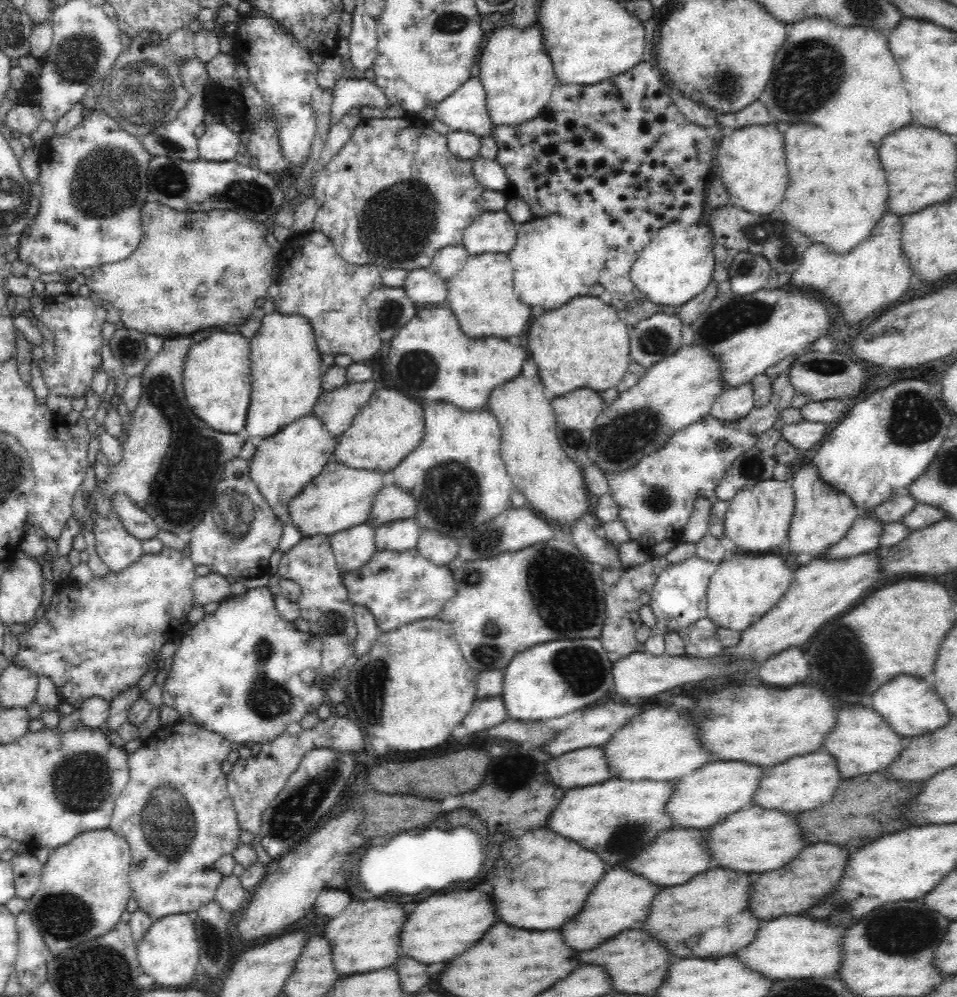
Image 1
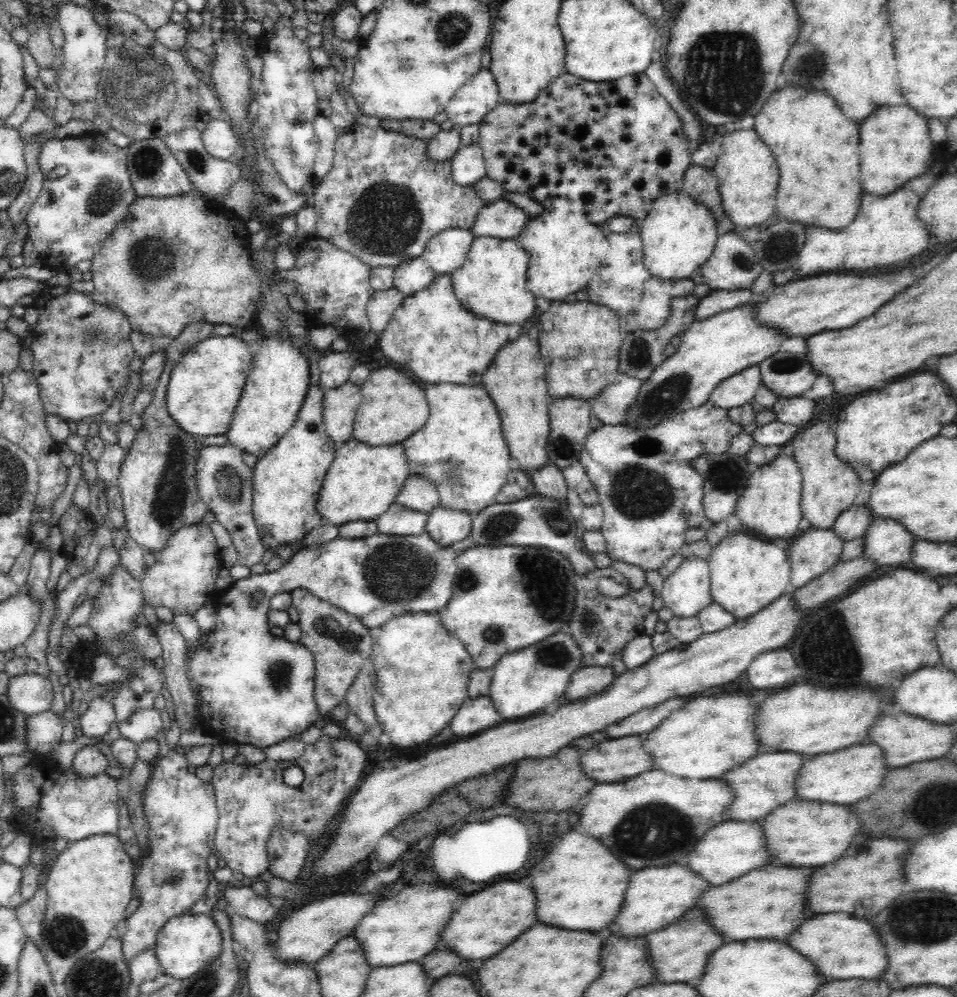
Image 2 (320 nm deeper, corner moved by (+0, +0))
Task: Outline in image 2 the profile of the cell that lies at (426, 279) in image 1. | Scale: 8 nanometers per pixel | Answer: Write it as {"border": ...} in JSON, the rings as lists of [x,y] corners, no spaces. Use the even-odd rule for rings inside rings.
{"border":[[[421,256],[400,262],[394,267],[393,275],[393,287],[405,296],[410,296],[418,290],[428,289],[432,280],[435,280],[435,272],[422,260]]]}

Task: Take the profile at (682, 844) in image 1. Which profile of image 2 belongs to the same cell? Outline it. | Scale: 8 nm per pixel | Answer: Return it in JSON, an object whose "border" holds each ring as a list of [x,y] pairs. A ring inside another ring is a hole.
{"border":[[[724,820],[704,833],[702,840],[688,854],[686,865],[713,887],[732,882],[750,870],[766,866],[772,860],[774,858],[771,858],[767,848],[761,821]]]}

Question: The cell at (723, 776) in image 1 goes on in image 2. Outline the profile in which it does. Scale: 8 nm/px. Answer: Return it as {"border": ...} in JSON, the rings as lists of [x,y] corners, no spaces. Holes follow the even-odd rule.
{"border":[[[764,750],[753,756],[746,764],[732,768],[722,777],[734,793],[733,801],[725,810],[726,820],[760,821],[775,808],[798,798],[795,782],[805,760],[806,756],[789,750]]]}

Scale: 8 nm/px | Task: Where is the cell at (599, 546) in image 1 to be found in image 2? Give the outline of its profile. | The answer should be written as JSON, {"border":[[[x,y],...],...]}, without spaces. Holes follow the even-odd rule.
{"border":[[[553,463],[544,464],[529,473],[533,492],[558,501],[567,499],[567,483]]]}

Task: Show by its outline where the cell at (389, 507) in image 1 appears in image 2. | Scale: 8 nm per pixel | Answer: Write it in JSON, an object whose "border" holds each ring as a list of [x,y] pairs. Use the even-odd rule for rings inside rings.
{"border":[[[411,474],[396,496],[395,504],[429,514],[439,508],[440,500],[440,493],[434,483],[419,474]]]}

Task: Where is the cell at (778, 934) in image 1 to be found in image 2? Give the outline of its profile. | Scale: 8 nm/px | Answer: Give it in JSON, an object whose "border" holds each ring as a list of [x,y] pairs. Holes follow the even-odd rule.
{"border":[[[816,914],[796,930],[788,944],[816,964],[824,980],[876,979],[884,976],[888,968],[886,950],[880,942],[876,928],[868,920],[854,918],[852,914]]]}

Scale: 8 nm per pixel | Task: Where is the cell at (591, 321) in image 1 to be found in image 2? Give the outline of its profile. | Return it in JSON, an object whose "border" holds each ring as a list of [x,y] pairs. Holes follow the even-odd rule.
{"border":[[[554,301],[550,310],[540,316],[540,352],[546,362],[546,384],[551,399],[572,397],[577,399],[590,400],[598,396],[605,386],[614,383],[618,378],[618,348],[622,344],[620,336],[620,318],[607,306],[594,304],[590,301],[574,301],[565,303]]]}

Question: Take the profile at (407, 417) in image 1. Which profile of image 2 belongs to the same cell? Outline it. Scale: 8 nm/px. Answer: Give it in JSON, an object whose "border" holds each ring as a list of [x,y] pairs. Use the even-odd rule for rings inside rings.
{"border":[[[384,366],[368,374],[364,384],[361,384],[362,402],[358,405],[353,426],[356,440],[368,446],[390,446],[406,440],[424,426],[429,417],[429,402],[422,384],[416,384],[411,375],[410,378],[392,366]]]}

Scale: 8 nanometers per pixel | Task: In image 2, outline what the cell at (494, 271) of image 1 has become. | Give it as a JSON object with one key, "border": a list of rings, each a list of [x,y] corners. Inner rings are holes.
{"border":[[[476,236],[460,268],[451,272],[454,292],[462,306],[478,317],[494,322],[514,324],[524,322],[537,307],[528,290],[528,252],[518,246],[517,238]]]}

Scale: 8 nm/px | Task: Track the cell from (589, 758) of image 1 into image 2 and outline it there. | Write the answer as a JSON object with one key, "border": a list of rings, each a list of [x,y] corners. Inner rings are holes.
{"border":[[[642,736],[608,738],[582,754],[583,771],[598,783],[620,782],[653,768]]]}

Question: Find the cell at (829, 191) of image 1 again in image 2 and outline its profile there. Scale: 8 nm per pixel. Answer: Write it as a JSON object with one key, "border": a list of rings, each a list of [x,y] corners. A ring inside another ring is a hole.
{"border":[[[786,86],[782,90],[776,90],[772,94],[772,98],[768,98],[768,102],[764,104],[762,110],[758,110],[758,114],[754,114],[754,131],[758,134],[758,137],[774,152],[776,156],[776,162],[778,162],[778,172],[780,178],[778,178],[778,196],[776,196],[776,210],[777,213],[782,214],[784,218],[788,220],[794,220],[794,222],[800,222],[800,224],[808,224],[808,226],[824,226],[824,228],[832,228],[832,230],[838,230],[838,228],[844,228],[848,226],[854,216],[858,214],[858,208],[860,208],[860,196],[862,196],[862,184],[860,184],[860,158],[858,158],[858,124],[854,124],[852,120],[848,120],[840,108],[836,106],[836,100],[832,100],[832,96],[826,92],[826,90],[804,90],[800,86]]]}

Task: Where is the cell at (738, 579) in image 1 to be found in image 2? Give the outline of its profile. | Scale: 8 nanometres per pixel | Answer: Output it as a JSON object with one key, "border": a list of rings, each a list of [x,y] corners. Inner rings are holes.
{"border":[[[728,533],[708,557],[713,602],[738,619],[746,619],[790,591],[790,563],[786,550],[748,533]]]}

